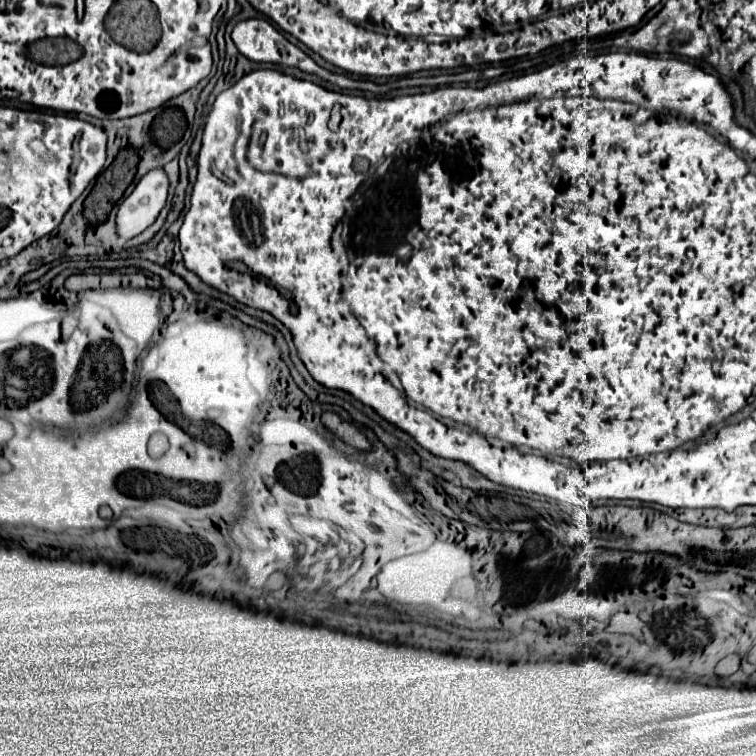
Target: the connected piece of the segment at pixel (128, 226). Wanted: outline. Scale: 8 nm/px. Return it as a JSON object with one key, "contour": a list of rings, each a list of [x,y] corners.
{"contour":[[[153,169],[141,177],[133,193],[119,205],[117,233],[129,241],[151,227],[167,203],[169,177],[165,169]]]}

